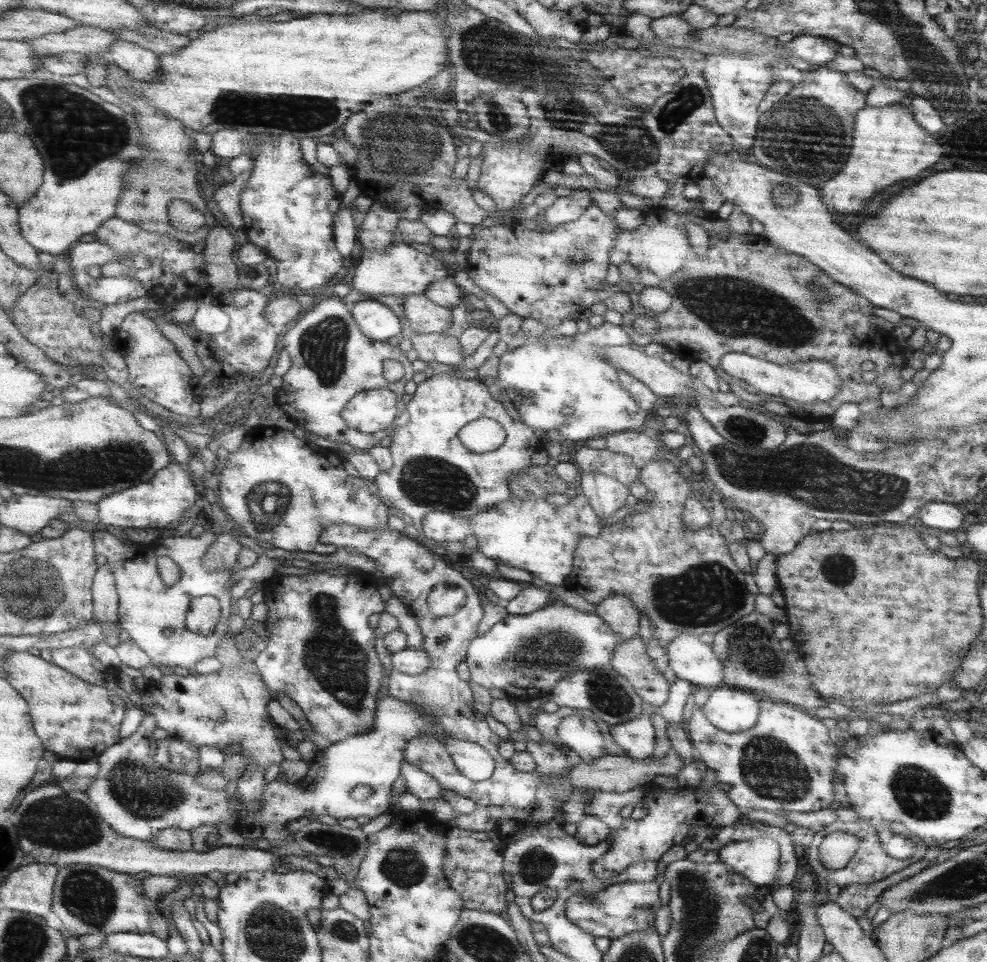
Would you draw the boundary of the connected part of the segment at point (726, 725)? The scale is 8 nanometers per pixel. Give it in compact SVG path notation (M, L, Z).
M721 686L711 692L709 700L699 710L703 710L709 722L713 722L719 730L737 734L751 730L757 724L761 712L761 698L747 690Z

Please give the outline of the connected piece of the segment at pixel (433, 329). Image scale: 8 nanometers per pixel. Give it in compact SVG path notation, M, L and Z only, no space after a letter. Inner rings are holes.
M425 294L405 296L405 314L409 326L415 330L417 336L421 334L445 334L453 326L453 312L451 308L439 306L429 300Z

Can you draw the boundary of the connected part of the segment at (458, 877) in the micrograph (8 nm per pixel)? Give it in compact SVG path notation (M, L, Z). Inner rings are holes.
M463 828L449 830L449 862L445 864L447 878L455 892L461 892L467 910L507 912L507 884L503 878L505 872L505 846L497 846L487 832L473 832Z

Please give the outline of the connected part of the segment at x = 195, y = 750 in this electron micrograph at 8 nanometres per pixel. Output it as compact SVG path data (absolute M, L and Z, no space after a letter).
M159 740L155 760L175 772L199 774L199 746L185 740Z

